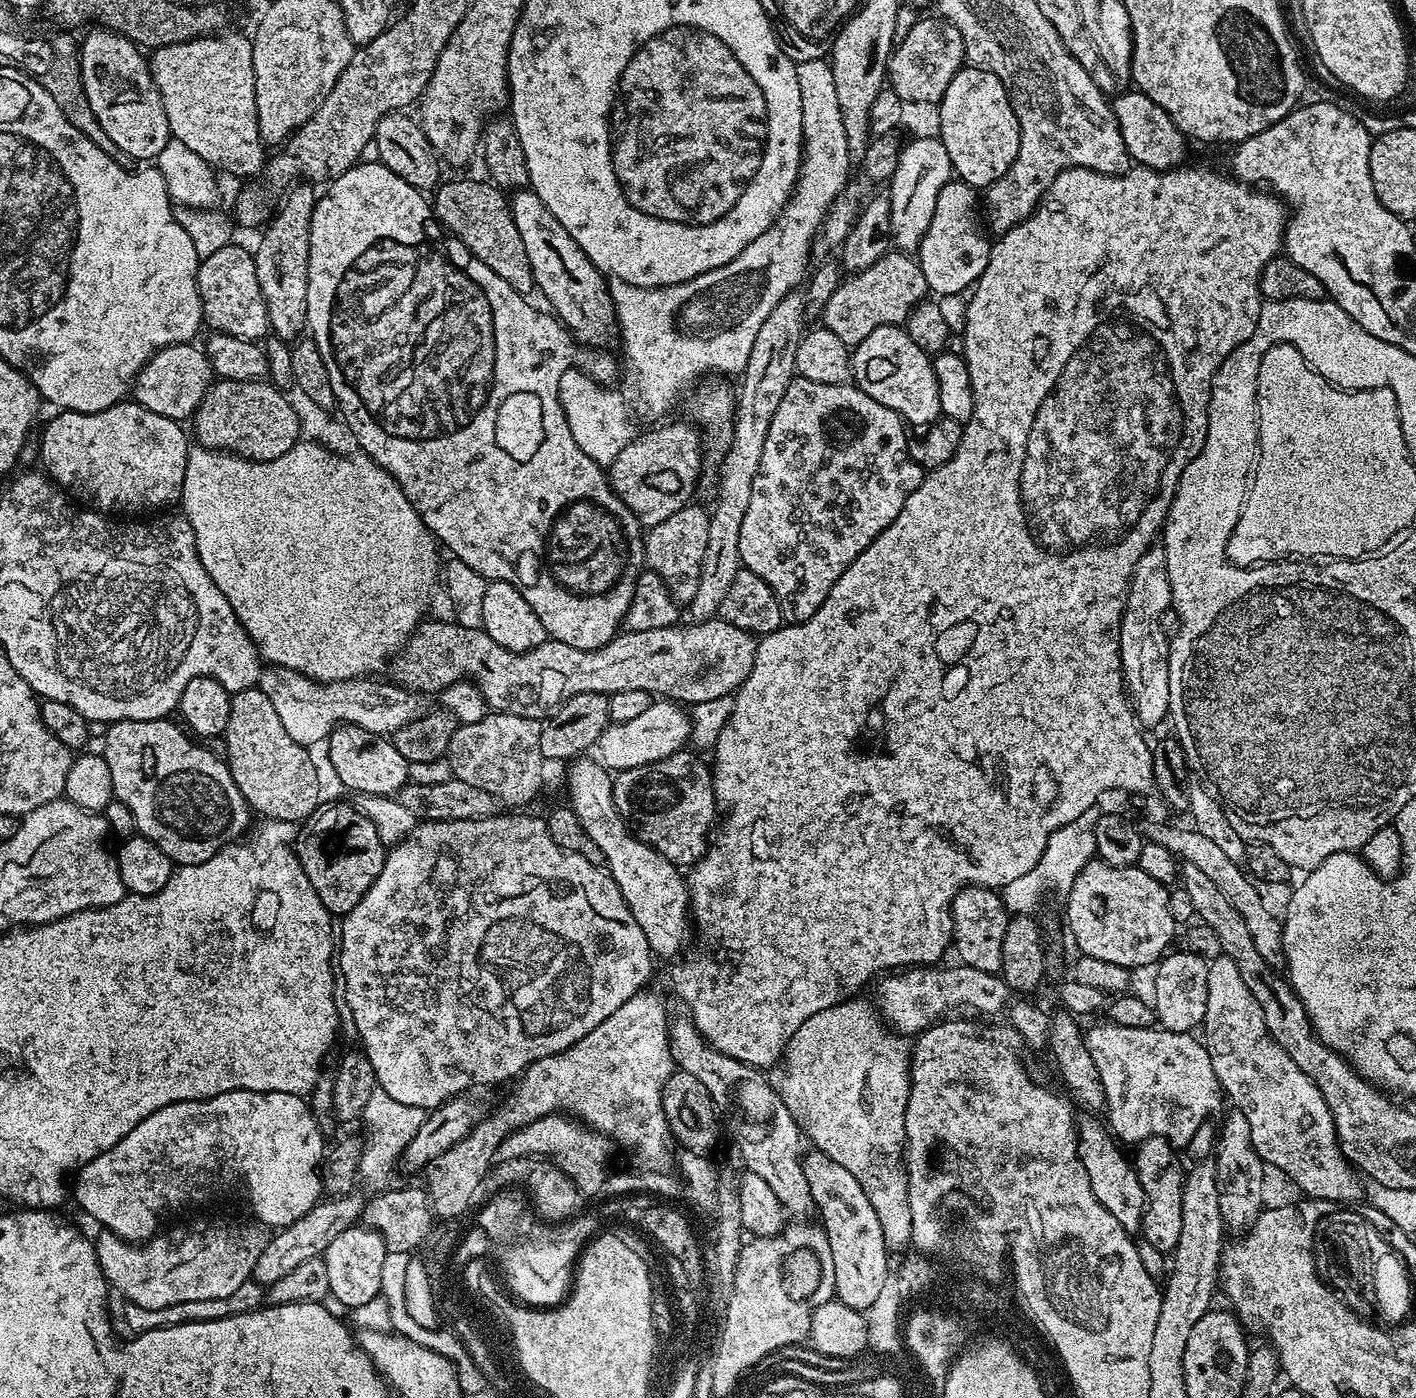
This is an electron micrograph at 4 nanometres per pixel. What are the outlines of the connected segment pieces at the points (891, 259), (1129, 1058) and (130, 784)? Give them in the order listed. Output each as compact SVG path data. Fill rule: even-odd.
M889 250L885 256L878 258L878 262L874 262L874 266L855 273L851 278L841 279L826 302L822 324L830 330L830 334L838 334L844 344L855 346L862 342L862 338L874 334L878 326L903 325L914 306L918 306L929 292L919 261L907 252Z
M1103 1023L1087 1029L1086 1043L1090 1058L1094 1058L1094 1066L1098 1068L1098 1078L1102 1080L1106 1096L1106 1124L1112 1135L1129 1146L1135 1146L1151 1136L1161 1136L1177 1150L1193 1143L1204 1119L1219 1110L1220 1098L1222 1100L1219 1080L1205 1045L1199 1039L1196 1041L1192 1032L1172 1032L1159 1026L1131 1028Z
M165 718L109 723L102 755L106 766L110 766L113 797L130 806L137 833L161 848L171 858L173 865L201 864L206 862L206 858L218 854L218 850L222 850L227 844L239 841L249 831L250 809L238 786L234 786L234 778L227 763L221 757L219 760L214 753L207 752L202 745L195 744L200 742L193 739L179 723L176 725L172 722Z

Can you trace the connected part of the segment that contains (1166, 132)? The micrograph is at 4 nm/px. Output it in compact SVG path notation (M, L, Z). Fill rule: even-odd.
M1128 90L1117 95L1111 101L1111 106L1114 118L1122 130L1122 142L1129 157L1139 167L1167 172L1169 168L1179 168L1185 163L1184 155L1190 147L1189 141L1184 133L1178 130L1170 114L1166 114L1166 110L1158 106L1158 102L1151 100L1145 92Z

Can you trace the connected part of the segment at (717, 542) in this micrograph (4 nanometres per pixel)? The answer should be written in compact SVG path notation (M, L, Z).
M803 291L787 292L770 310L766 322L754 338L754 350L739 377L736 400L736 422L732 431L732 447L724 453L720 463L720 486L716 490L716 509L708 517L706 558L702 558L702 574L698 582L698 594L686 605L693 621L711 620L719 613L722 598L730 590L734 578L742 571L738 538L742 534L742 518L746 518L746 506L750 506L752 483L762 462L762 446L766 446L766 434L770 434L770 422L774 422L774 410L786 394L786 386L796 376L796 351L798 342L805 334L806 296Z

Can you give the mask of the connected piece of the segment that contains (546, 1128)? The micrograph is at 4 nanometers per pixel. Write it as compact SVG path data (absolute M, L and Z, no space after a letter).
M553 1114L538 1118L509 1134L500 1143L499 1155L505 1160L520 1152L548 1152L560 1160L566 1174L575 1177L584 1188L593 1193L603 1175L604 1160L607 1160L608 1148L612 1143L608 1137L567 1114Z

